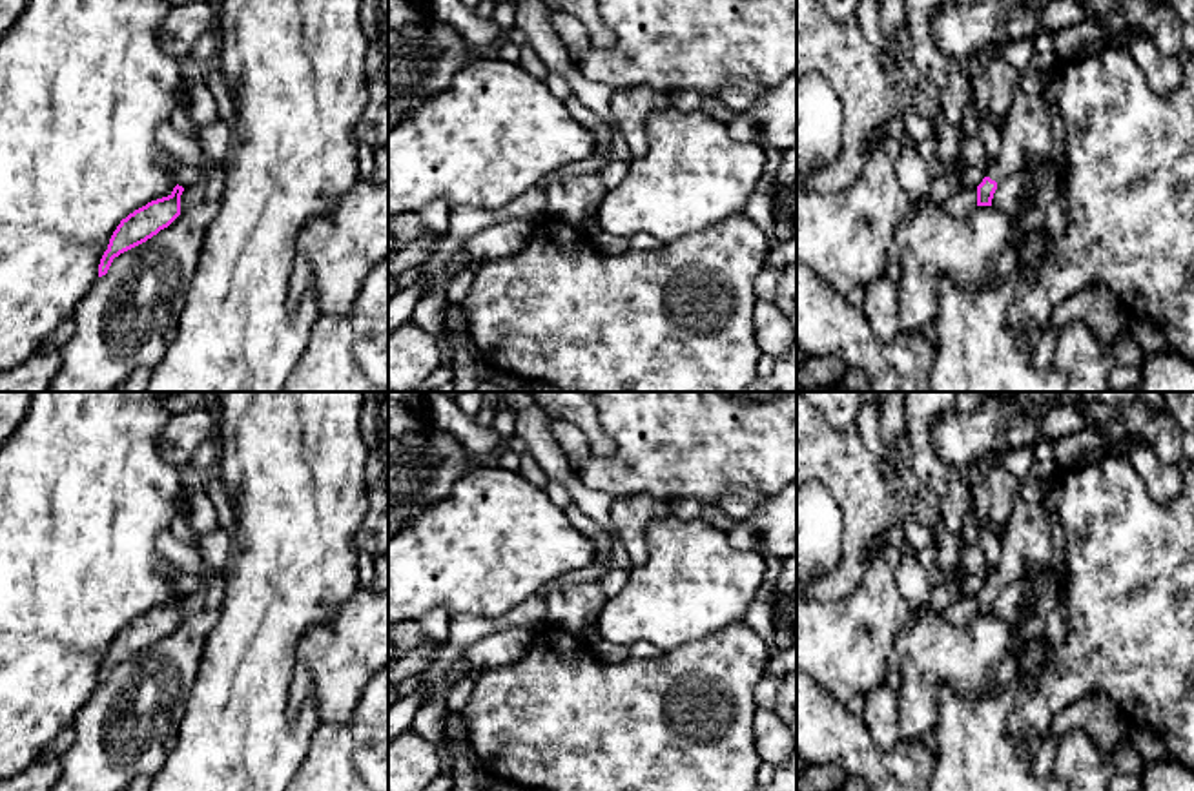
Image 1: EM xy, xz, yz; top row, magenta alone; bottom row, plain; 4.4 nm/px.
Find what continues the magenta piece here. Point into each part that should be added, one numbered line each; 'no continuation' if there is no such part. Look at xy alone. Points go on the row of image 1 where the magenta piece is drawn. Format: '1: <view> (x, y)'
no continuation

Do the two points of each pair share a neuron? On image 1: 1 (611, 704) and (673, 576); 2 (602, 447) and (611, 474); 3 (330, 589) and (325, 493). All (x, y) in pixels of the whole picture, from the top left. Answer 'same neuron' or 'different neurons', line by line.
1: different neurons
2: different neurons
3: same neuron

